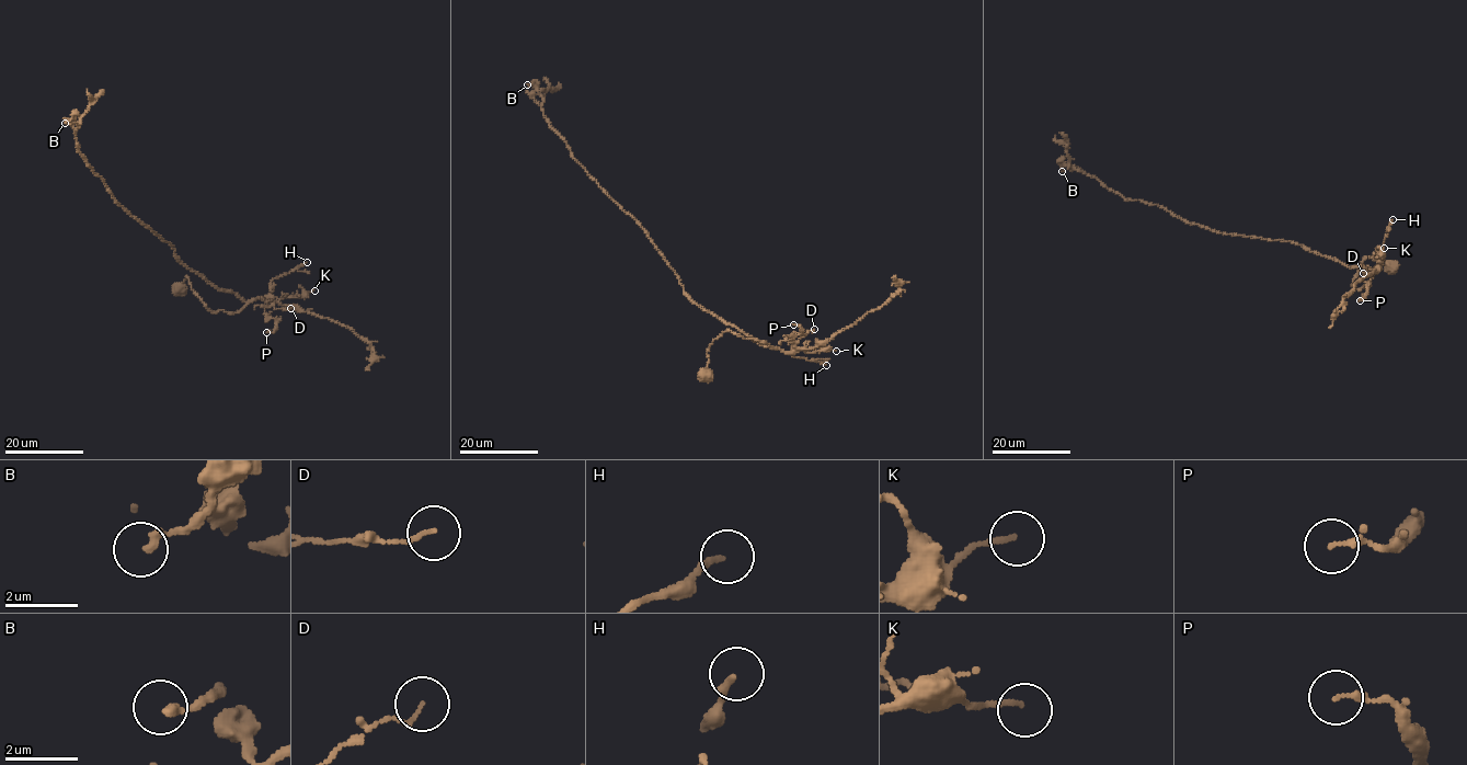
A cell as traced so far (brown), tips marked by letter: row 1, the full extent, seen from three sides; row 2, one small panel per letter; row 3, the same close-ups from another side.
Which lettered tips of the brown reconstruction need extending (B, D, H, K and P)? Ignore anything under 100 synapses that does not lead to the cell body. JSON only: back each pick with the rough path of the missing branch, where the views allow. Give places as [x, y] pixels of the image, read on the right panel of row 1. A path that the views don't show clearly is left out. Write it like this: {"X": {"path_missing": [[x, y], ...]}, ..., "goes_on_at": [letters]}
{"goes_on_at": []}

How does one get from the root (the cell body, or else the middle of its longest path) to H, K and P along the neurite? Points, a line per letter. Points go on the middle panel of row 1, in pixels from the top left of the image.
H: (708, 375), (708, 350), (715, 338), (730, 330), (782, 351), (792, 352), (793, 349), (793, 356), (826, 365)
K: (708, 375), (708, 350), (726, 331), (788, 352), (836, 351)
P: (708, 375), (708, 350), (723, 332), (730, 330), (792, 352), (795, 343), (789, 341), (802, 331), (793, 324)

